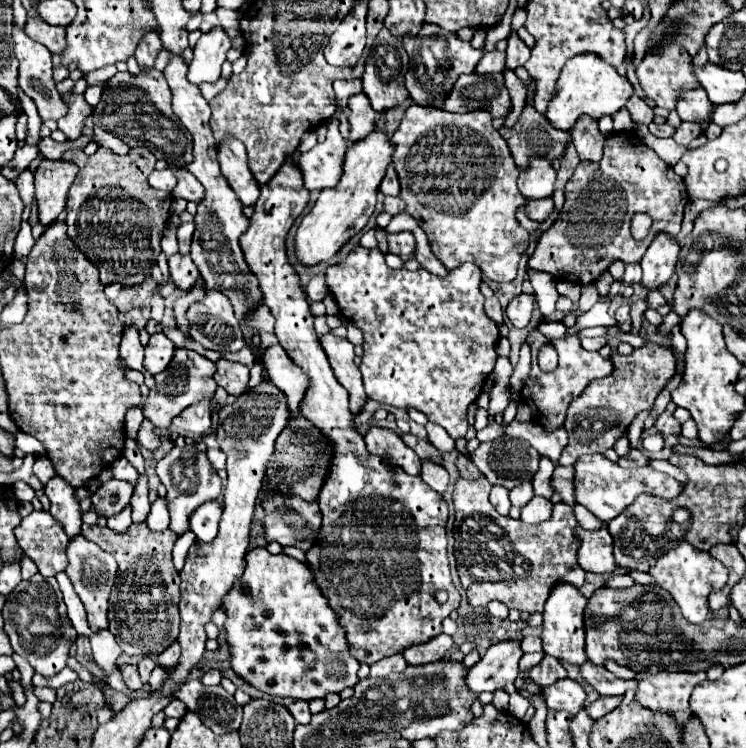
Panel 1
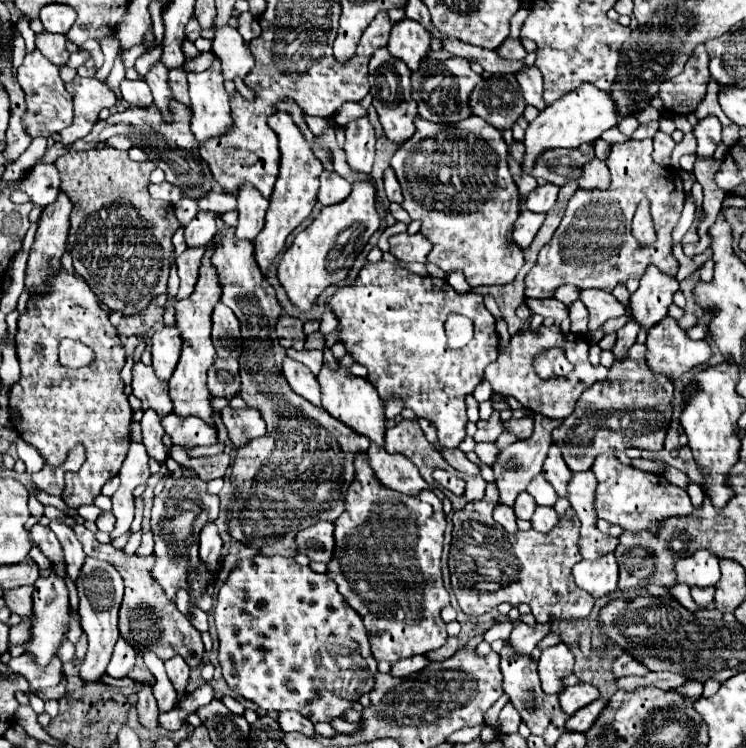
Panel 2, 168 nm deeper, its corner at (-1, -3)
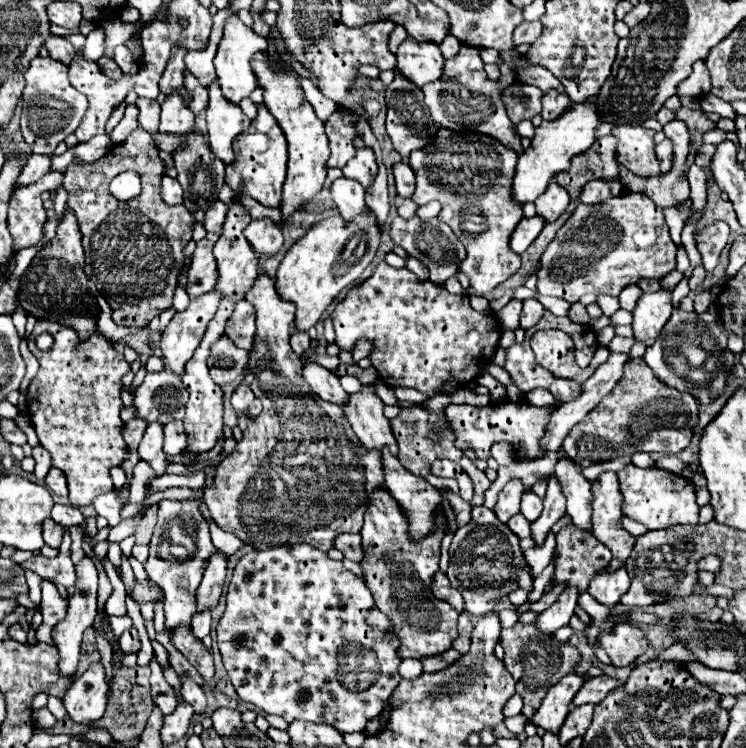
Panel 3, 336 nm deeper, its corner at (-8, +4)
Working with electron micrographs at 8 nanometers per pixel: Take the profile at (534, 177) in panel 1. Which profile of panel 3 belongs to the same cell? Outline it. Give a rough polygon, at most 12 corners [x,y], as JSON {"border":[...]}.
{"border":[[550,182],[536,198],[536,212],[556,220],[570,202],[560,184]]}

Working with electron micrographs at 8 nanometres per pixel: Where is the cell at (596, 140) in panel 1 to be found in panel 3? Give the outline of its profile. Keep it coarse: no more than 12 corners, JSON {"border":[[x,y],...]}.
{"border":[[592,180],[582,188],[580,202],[596,204],[620,194],[622,184]]}

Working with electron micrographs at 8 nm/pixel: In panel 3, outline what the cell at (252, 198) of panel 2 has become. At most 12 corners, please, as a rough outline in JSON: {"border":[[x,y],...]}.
{"border":[[270,218],[252,220],[244,236],[258,254],[274,256],[284,242]]}

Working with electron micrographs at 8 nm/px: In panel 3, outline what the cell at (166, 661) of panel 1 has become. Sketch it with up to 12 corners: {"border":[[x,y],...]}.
{"border":[[182,674],[182,698],[194,712],[204,712],[206,696],[188,674]]}

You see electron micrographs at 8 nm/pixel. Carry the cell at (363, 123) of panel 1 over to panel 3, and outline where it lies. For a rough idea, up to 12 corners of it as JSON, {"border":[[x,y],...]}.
{"border":[[358,148],[344,176],[370,186],[378,172],[374,150]]}

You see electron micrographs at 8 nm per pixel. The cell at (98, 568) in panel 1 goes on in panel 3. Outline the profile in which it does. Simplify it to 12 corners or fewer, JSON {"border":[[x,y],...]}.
{"border":[[102,662],[72,682],[62,700],[74,722],[104,714],[108,696]]}

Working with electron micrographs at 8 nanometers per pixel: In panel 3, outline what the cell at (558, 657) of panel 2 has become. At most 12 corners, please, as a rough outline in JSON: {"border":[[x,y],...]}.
{"border":[[576,672],[554,684],[532,722],[558,732],[582,686]]}

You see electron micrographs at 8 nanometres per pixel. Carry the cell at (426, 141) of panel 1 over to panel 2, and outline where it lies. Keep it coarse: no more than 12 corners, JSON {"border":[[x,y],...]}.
{"border":[[417,117],[393,155],[429,261],[473,289],[523,267],[501,131]]}

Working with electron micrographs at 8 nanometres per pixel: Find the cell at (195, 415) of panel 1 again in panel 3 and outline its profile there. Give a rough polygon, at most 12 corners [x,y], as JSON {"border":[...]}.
{"border":[[180,420],[164,426],[166,454],[182,454],[188,436]]}

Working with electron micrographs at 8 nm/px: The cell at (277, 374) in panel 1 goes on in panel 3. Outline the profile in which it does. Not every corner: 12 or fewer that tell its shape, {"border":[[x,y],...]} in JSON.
{"border":[[316,362],[302,376],[322,400],[340,406],[348,394],[340,378]]}

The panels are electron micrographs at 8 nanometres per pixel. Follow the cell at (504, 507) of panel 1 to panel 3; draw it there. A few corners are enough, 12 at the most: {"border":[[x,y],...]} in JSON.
{"border":[[514,514],[508,526],[520,538],[530,534],[530,522],[522,514]]}

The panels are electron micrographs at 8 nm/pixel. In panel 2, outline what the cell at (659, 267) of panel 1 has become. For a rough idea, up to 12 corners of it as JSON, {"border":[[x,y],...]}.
{"border":[[651,265],[631,295],[645,331],[667,317],[679,281]]}

